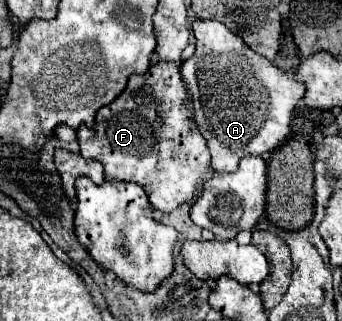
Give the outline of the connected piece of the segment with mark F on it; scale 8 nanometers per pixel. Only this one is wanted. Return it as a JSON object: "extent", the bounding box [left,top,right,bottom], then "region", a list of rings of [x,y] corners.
{"extent":[78,63,210,213],"region":[[[156,63],[144,75],[132,75],[124,93],[96,113],[94,129],[78,129],[78,143],[84,159],[96,159],[104,165],[106,179],[140,185],[146,191],[150,205],[162,213],[170,213],[180,203],[190,201],[208,171],[210,155],[206,139],[196,131],[196,123],[192,119],[192,99],[188,99],[188,91],[180,79],[180,69],[172,63]]]}

